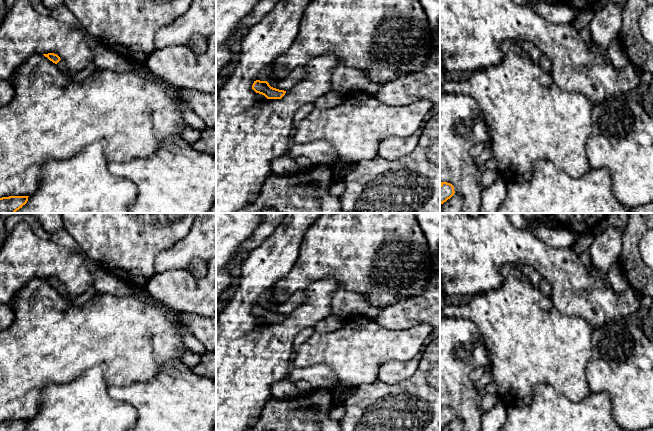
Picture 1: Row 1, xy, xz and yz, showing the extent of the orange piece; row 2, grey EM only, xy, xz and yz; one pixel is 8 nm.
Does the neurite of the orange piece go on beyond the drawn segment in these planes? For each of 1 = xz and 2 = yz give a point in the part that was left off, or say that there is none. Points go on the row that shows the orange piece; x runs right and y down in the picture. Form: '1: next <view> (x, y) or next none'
1: next none
2: next none

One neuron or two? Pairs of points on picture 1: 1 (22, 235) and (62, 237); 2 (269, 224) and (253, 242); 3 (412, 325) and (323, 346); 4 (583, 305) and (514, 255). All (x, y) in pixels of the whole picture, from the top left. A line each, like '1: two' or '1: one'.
1: two
2: one
3: one
4: one

